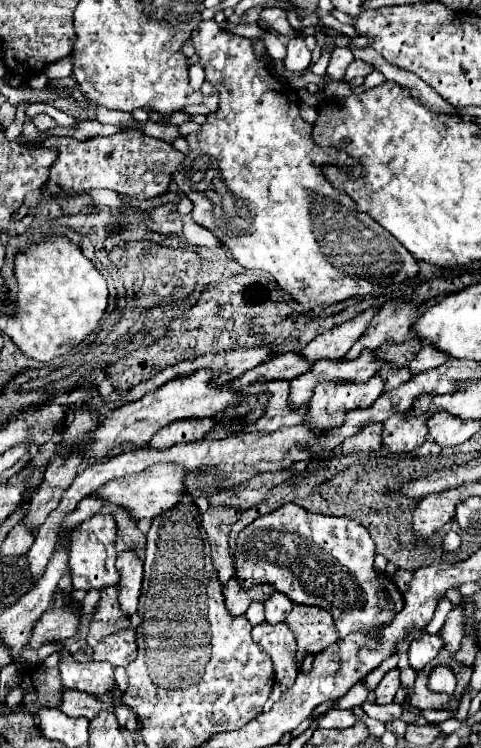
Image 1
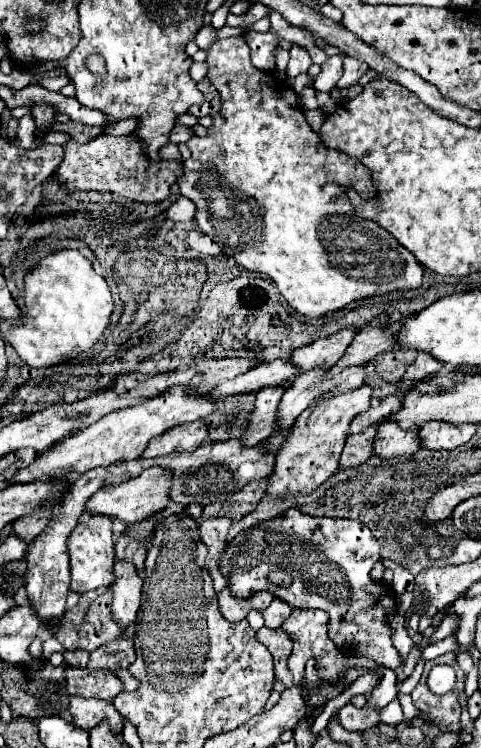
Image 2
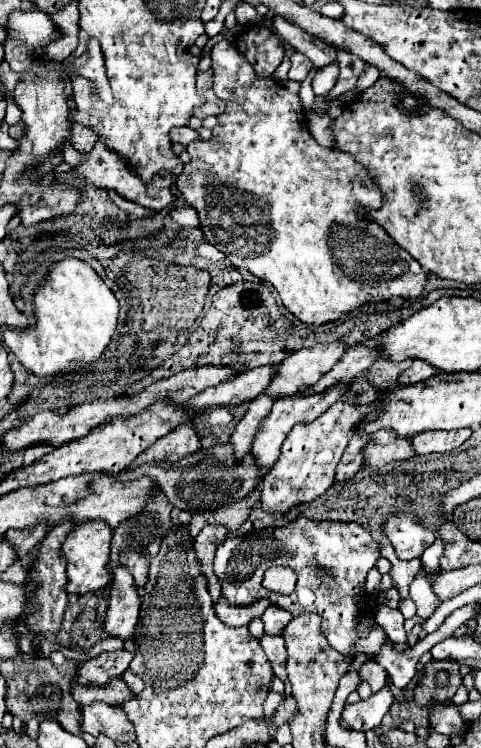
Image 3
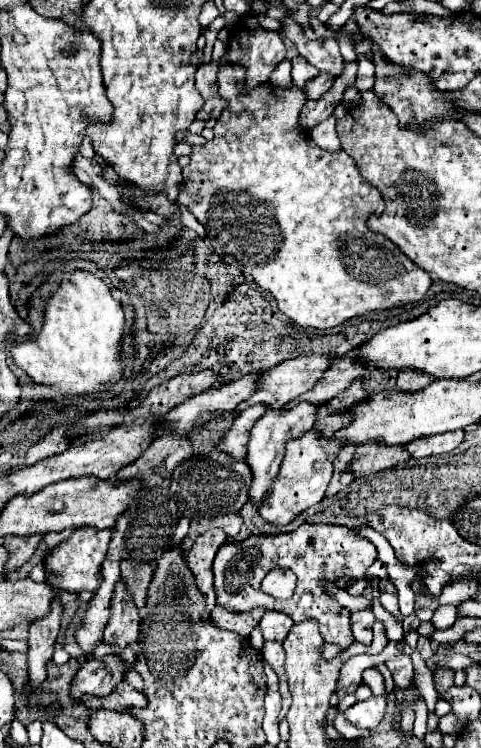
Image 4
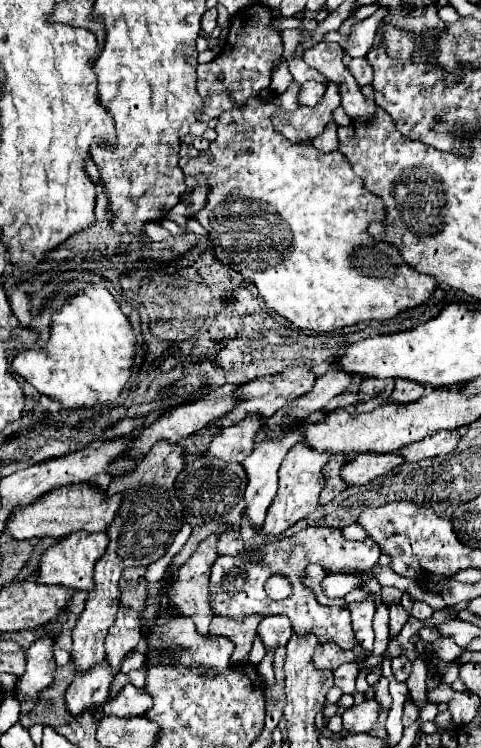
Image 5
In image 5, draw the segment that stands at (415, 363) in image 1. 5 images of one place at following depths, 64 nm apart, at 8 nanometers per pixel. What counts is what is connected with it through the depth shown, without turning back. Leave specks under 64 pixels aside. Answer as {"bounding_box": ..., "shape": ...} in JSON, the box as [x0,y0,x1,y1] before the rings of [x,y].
{"bounding_box":[392,380,426,404],"shape":[[[396,380],[396,388],[392,392],[392,400],[406,404],[406,402],[414,402],[420,396],[424,396],[426,388],[420,388],[420,384],[412,384],[412,380]]]}

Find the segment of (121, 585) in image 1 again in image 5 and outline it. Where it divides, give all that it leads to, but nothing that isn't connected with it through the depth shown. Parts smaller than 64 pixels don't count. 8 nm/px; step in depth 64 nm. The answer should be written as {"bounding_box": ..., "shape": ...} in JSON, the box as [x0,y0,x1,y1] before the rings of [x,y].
{"bounding_box":[106,604,142,672],"shape":[[[120,604],[120,612],[116,614],[116,620],[106,636],[106,658],[112,666],[112,672],[120,672],[122,658],[134,650],[142,640],[140,632],[140,614],[128,606]]]}

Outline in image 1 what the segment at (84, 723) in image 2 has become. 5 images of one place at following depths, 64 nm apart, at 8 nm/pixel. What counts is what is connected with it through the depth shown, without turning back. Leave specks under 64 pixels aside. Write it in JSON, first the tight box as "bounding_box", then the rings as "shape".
{"bounding_box":[60,688,112,720],"shape":[[[64,688],[64,696],[62,696],[62,702],[60,702],[60,710],[68,716],[84,716],[88,720],[92,720],[102,708],[110,708],[112,710],[112,704],[106,704],[106,702],[100,702],[96,696],[88,696],[86,692],[76,692],[72,688]]]}

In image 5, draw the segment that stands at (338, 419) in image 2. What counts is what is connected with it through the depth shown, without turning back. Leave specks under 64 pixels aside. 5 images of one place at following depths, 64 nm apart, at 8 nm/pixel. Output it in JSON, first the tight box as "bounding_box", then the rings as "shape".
{"bounding_box":[264,442,330,534],"shape":[[[298,442],[290,448],[290,452],[286,454],[286,458],[280,466],[278,494],[274,496],[274,500],[266,512],[266,520],[264,520],[266,534],[280,534],[282,530],[286,530],[294,522],[302,520],[317,508],[320,492],[324,488],[322,468],[324,468],[324,464],[328,464],[328,460],[330,460],[328,452],[312,452],[312,448],[308,448],[308,444],[304,444],[304,442]]]}

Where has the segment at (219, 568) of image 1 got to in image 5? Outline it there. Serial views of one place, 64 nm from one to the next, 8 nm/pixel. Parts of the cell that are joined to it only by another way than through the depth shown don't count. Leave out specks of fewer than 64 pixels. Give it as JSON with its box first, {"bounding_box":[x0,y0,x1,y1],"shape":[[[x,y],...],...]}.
{"bounding_box":[170,532,218,634],"shape":[[[218,532],[210,534],[206,540],[202,540],[196,548],[196,552],[186,560],[186,564],[178,570],[178,578],[172,584],[172,592],[170,592],[170,604],[174,606],[172,610],[176,610],[178,614],[190,616],[196,622],[196,628],[200,634],[208,634],[208,626],[212,620],[212,604],[208,600],[208,576],[210,576],[210,568],[214,564],[214,560],[218,558],[216,552],[216,540],[218,540]]]}

